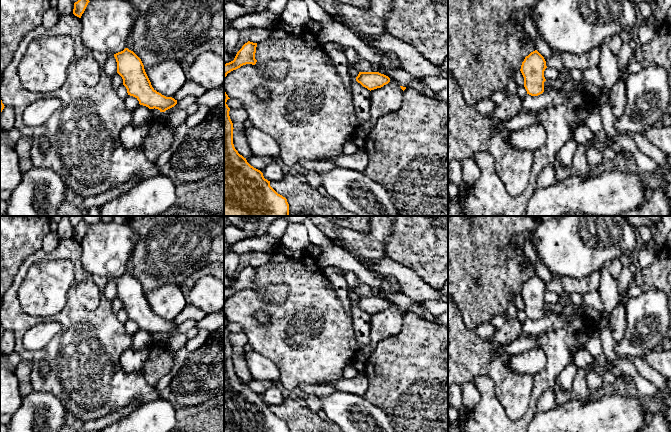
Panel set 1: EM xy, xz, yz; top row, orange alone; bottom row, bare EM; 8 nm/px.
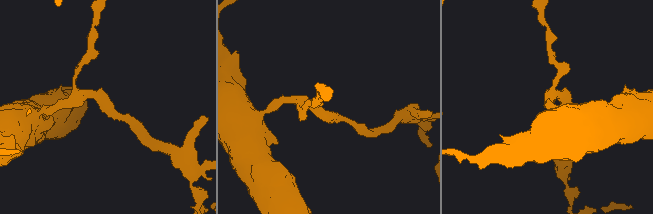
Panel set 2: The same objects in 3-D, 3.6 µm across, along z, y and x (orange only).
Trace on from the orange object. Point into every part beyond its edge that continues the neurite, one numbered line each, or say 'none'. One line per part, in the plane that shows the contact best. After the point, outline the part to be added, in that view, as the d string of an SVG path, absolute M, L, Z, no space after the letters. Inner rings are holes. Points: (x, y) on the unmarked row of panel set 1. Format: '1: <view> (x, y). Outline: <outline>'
none

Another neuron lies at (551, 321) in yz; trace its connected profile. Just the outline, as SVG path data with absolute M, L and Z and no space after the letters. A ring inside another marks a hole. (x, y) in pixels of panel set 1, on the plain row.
M548 313L538 320L527 318L521 327L521 335L538 336L549 330L559 329L567 324L568 320L559 314Z

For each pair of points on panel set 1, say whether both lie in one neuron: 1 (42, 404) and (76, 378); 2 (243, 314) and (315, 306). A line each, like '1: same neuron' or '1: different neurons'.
1: different neurons
2: same neuron

